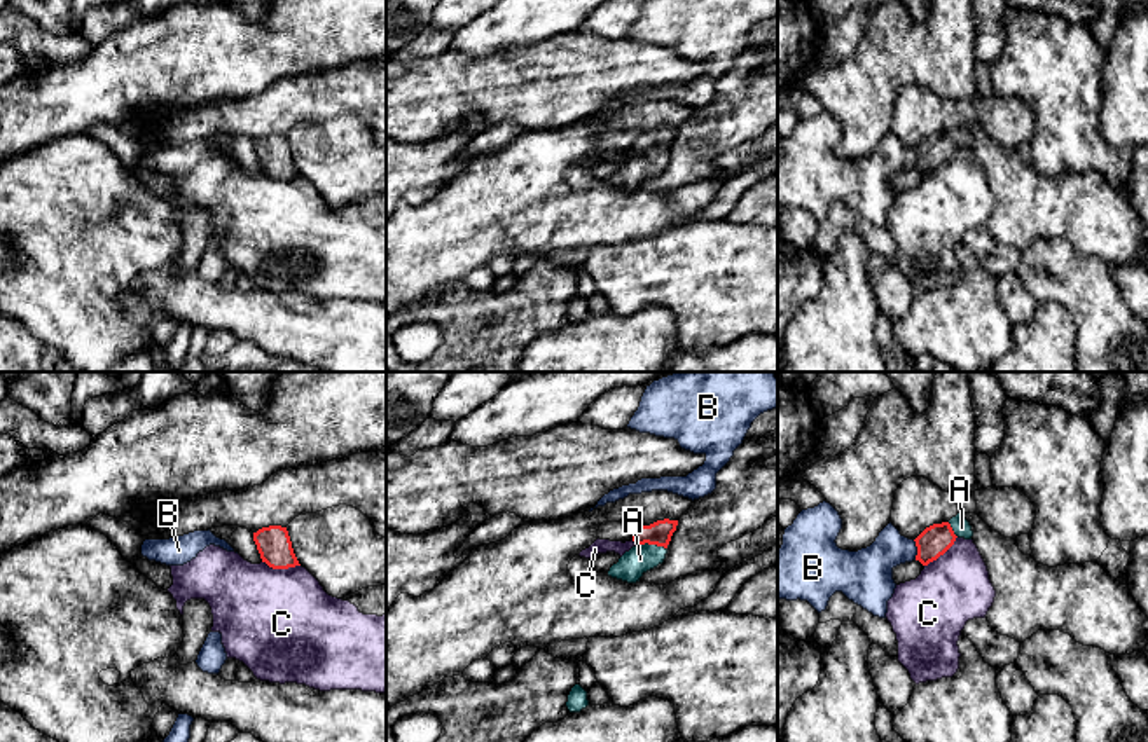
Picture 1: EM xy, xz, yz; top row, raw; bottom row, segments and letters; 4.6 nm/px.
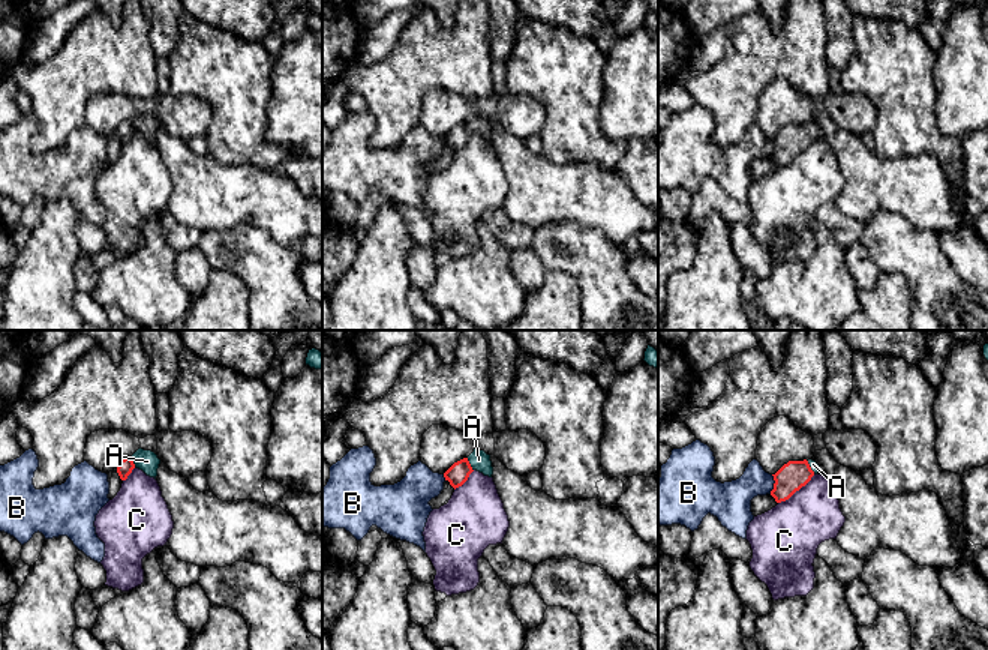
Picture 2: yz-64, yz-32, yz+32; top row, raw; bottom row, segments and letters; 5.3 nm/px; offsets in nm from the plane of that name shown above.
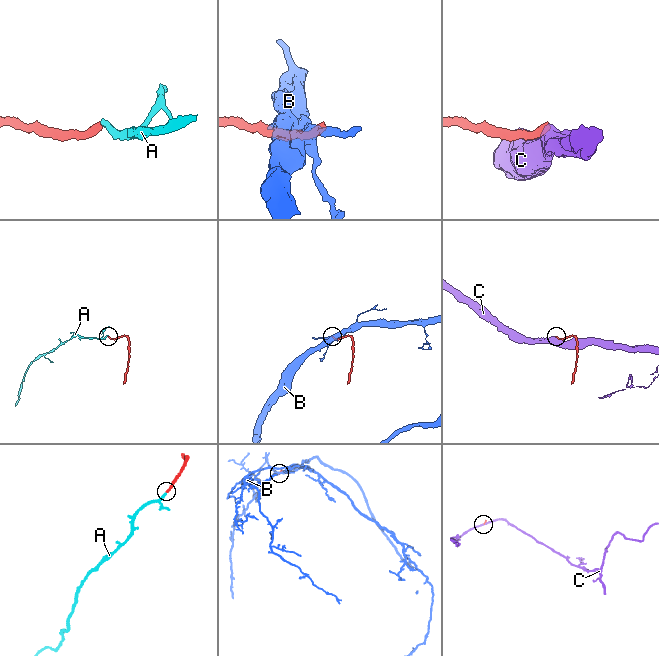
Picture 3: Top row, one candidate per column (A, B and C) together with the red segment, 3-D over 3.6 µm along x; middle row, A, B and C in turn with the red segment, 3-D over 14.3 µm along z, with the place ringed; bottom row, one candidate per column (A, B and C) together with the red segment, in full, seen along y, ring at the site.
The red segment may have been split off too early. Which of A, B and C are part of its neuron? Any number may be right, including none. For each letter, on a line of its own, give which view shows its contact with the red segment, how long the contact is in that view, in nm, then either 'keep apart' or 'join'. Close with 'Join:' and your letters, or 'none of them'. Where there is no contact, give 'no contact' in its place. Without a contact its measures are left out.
A: contact in xz; length 140 nm; join
B: contact in yz; length 100 nm; keep apart
C: contact in xy; length 180 nm; keep apart
Join: A

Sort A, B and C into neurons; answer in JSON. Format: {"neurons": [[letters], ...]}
{"neurons": [["A"], ["B"], ["C"]]}

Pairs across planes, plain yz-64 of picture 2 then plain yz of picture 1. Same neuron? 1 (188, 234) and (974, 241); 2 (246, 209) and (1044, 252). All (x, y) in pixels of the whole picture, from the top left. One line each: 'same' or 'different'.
1: same
2: different

